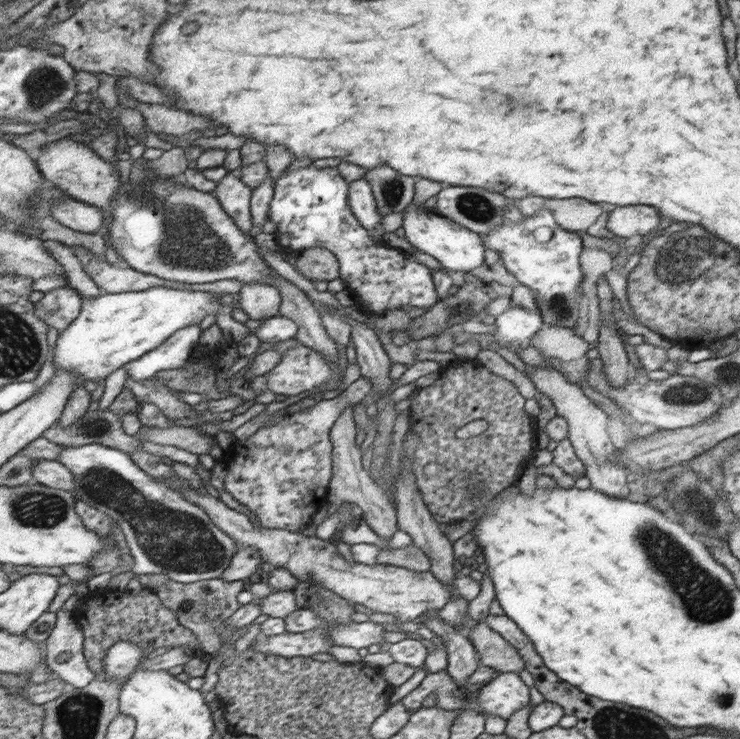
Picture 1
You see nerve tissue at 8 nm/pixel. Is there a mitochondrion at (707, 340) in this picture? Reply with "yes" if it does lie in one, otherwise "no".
no

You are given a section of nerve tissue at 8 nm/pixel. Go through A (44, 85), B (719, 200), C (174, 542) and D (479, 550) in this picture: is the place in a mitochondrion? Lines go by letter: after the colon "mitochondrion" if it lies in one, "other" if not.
A: mitochondrion
B: other
C: mitochondrion
D: other

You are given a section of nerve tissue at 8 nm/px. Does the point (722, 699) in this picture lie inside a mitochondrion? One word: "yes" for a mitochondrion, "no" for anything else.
yes

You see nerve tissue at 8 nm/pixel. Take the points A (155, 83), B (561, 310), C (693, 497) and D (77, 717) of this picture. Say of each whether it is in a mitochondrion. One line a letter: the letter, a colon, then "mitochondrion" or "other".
A: other
B: mitochondrion
C: mitochondrion
D: mitochondrion

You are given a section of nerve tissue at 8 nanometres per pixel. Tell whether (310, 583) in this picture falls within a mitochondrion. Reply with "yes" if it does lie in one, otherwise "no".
no

